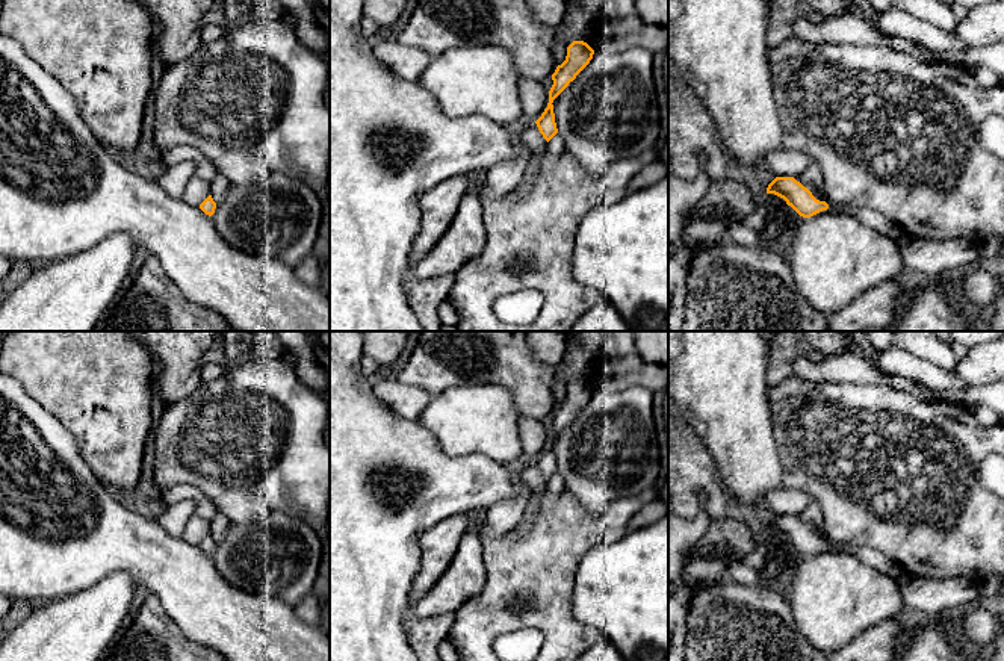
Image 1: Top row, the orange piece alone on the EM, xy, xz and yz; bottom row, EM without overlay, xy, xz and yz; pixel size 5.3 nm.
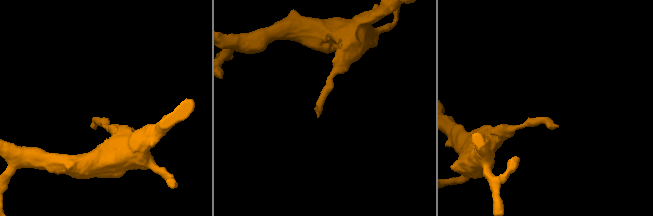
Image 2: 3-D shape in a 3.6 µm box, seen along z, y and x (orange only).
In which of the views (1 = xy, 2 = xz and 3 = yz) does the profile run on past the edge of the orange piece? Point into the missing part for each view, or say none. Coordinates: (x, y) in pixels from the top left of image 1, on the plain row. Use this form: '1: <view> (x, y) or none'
1: none
2: none
3: none

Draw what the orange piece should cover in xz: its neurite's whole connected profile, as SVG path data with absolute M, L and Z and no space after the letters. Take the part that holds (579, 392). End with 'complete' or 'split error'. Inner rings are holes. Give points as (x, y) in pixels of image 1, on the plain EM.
M573 380L567 386L566 399L552 413L553 424L549 430L549 442L541 455L535 460L540 472L549 481L556 472L553 439L569 425L570 420L590 402L594 389L584 380Z; complete

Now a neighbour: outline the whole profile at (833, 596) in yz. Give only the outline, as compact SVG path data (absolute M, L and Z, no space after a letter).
M830 549L803 557L786 585L798 629L827 655L906 607L895 576Z

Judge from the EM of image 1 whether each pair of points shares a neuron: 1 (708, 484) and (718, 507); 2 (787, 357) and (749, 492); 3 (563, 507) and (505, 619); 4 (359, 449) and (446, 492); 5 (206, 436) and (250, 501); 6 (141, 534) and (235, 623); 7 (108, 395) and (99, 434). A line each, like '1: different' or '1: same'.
1: same
2: different
3: same
4: same
5: same
6: same
7: same

